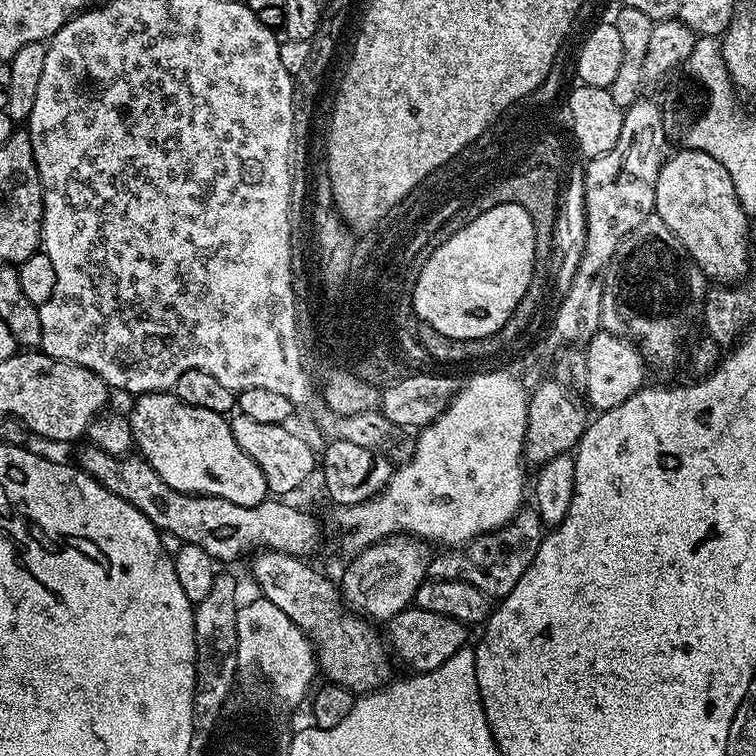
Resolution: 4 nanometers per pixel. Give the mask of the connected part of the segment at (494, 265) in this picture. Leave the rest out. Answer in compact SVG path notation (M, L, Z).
M503 204L493 206L479 214L472 222L459 228L430 254L424 270L418 274L412 294L412 309L415 319L423 316L431 320L430 326L439 334L457 334L462 341L484 339L504 328L514 314L526 288L535 274L535 230L538 227L534 217L522 206Z

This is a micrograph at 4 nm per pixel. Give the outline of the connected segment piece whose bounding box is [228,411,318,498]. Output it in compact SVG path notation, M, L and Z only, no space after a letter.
M239 411L228 420L228 425L234 434L234 442L238 442L240 449L254 458L254 462L258 462L258 470L262 470L262 478L266 478L266 486L273 497L291 497L291 492L298 491L307 482L308 475L317 471L317 453L312 453L311 446L298 433L291 432L291 427L257 422Z

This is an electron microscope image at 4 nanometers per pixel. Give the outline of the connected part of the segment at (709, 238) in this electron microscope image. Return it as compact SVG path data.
M689 148L673 151L658 174L654 212L670 226L709 281L732 286L749 275L750 216L738 202L734 182L730 182L730 174L726 174L726 166L722 166L718 158Z

